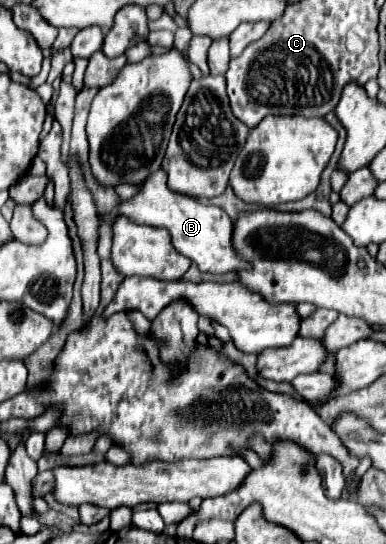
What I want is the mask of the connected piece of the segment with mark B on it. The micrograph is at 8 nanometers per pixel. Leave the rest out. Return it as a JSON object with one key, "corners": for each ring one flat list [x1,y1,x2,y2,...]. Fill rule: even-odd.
{"corners":[[163,169,153,171,141,185,137,185,137,193,131,199,123,199,119,205,119,213,125,215,133,223,165,227,171,233,171,241,175,249,189,257,201,271,207,273,235,273,241,267,249,267,241,261,233,247,231,247,231,231,233,221,231,217,213,205,203,205,197,199,177,193,167,187,167,173]]}

